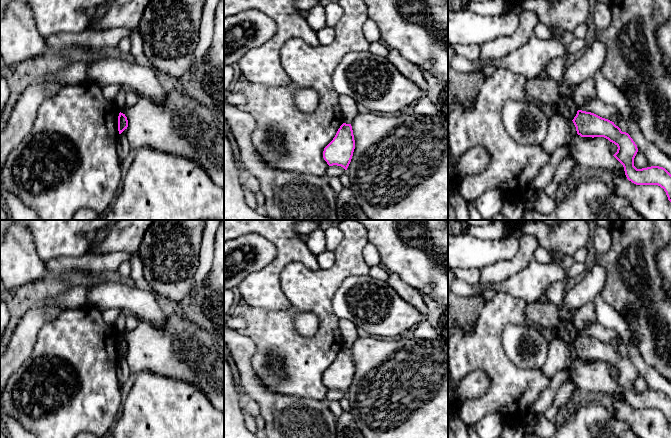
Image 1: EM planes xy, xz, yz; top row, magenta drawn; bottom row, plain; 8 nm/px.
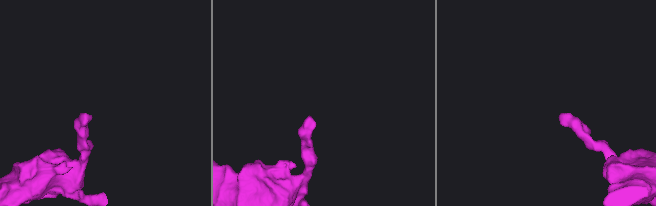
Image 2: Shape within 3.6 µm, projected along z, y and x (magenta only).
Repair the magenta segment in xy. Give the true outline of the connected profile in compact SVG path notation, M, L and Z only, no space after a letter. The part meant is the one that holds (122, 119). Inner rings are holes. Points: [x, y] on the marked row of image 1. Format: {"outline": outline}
{"outline": "M120 112L119 116L118 116L118 131L119 131L119 134L121 134L125 129L127 129L127 127L128 127L127 117L125 116L125 114Z"}

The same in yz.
{"outline": "M582 110L577 111L572 121L581 137L604 137L618 147L613 156L623 165L629 181L636 185L658 185L671 202L671 174L659 166L637 169L634 158L638 148L628 133L622 132L614 122Z"}

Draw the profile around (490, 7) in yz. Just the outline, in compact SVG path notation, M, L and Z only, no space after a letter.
M467 0L465 9L482 16L499 16L507 10L506 0L487 0L484 2L472 2Z

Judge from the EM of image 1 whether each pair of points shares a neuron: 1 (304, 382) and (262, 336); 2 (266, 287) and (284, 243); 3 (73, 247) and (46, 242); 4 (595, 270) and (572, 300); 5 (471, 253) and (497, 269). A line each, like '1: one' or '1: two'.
1: one
2: one
3: one
4: one
5: two

